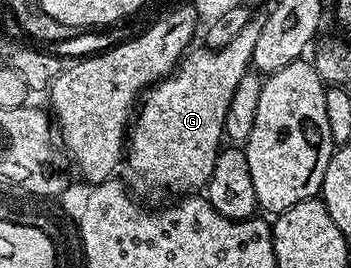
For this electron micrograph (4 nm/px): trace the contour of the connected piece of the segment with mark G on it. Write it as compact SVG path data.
M250 22L239 25L236 36L228 40L226 46L217 47L213 52L205 49L191 49L178 63L177 70L162 81L154 83L145 91L136 117L132 122L132 133L128 138L128 166L142 182L155 186L158 190L182 190L178 192L194 192L205 187L212 176L212 168L216 168L216 156L224 146L225 117L229 105L232 104L233 93L246 71L251 69L253 48L261 33L262 22Z

